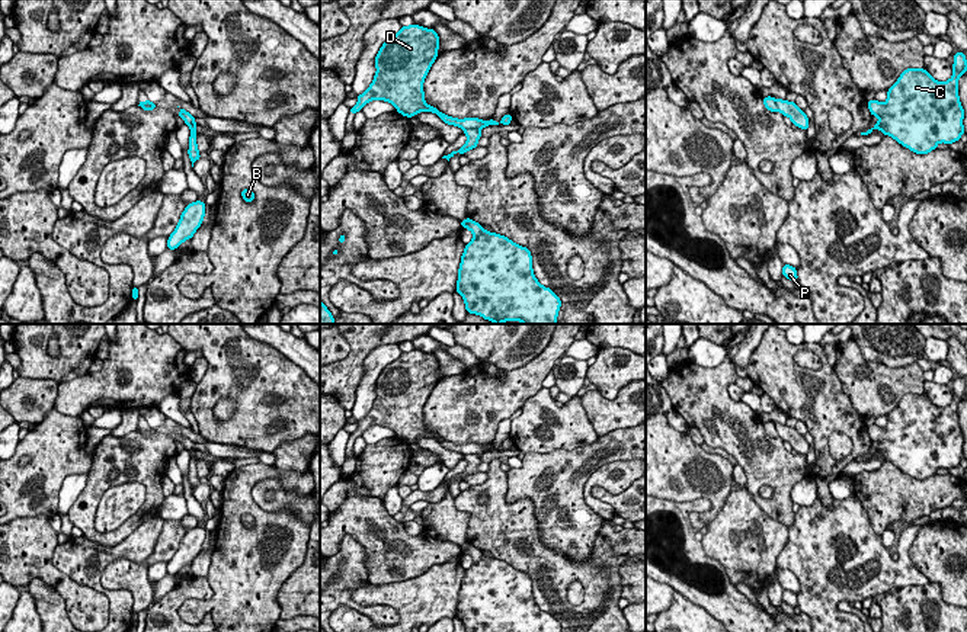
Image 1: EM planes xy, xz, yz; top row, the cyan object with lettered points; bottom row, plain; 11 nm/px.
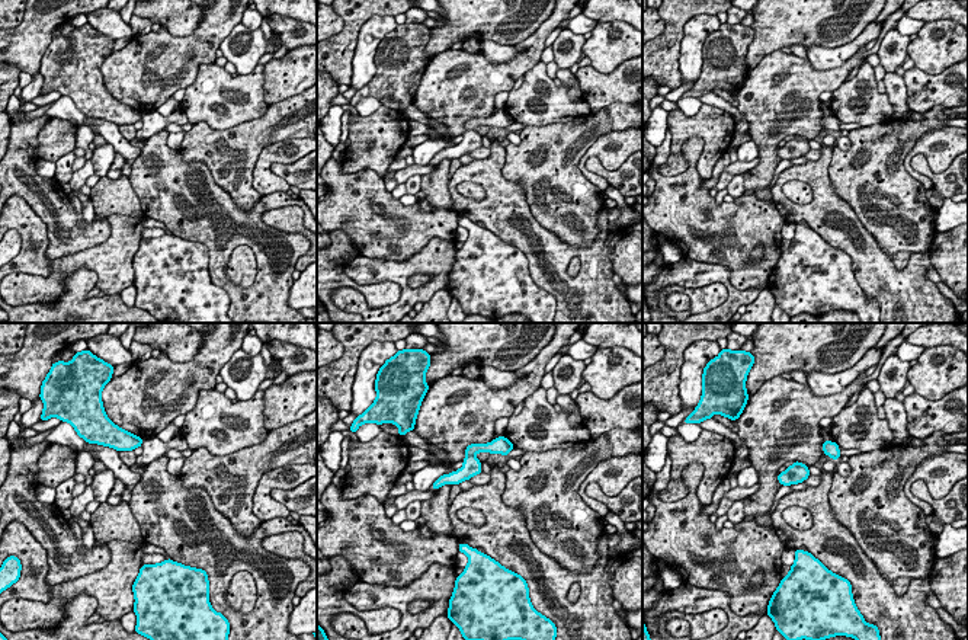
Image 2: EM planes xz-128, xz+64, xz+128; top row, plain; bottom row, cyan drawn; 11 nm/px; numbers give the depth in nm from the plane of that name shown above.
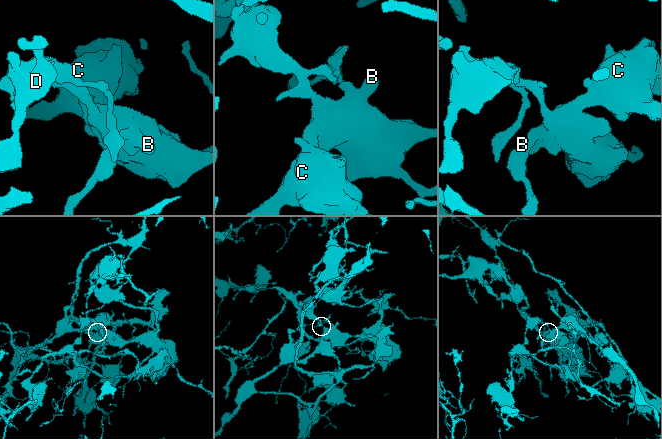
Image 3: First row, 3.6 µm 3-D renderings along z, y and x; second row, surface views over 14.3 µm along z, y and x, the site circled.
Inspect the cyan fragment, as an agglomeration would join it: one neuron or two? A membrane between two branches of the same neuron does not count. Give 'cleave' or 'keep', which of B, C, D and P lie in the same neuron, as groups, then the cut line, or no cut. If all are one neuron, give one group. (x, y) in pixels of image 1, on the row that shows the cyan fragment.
cleave; groups B C P / D; cut xz (466, 128), (479, 131)

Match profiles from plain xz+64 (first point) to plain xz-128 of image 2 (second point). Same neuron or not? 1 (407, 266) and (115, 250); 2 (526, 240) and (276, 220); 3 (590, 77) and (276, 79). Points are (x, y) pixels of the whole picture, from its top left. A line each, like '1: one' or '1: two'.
1: one
2: two
3: one

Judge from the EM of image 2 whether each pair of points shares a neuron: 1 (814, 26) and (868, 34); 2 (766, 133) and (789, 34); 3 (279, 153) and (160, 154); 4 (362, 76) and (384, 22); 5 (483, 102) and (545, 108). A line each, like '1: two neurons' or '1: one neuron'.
1: two neurons
2: two neurons
3: two neurons
4: one neuron
5: two neurons

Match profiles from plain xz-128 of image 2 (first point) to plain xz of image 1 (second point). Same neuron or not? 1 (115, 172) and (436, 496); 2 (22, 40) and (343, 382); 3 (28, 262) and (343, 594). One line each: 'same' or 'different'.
1: same
2: same
3: same

